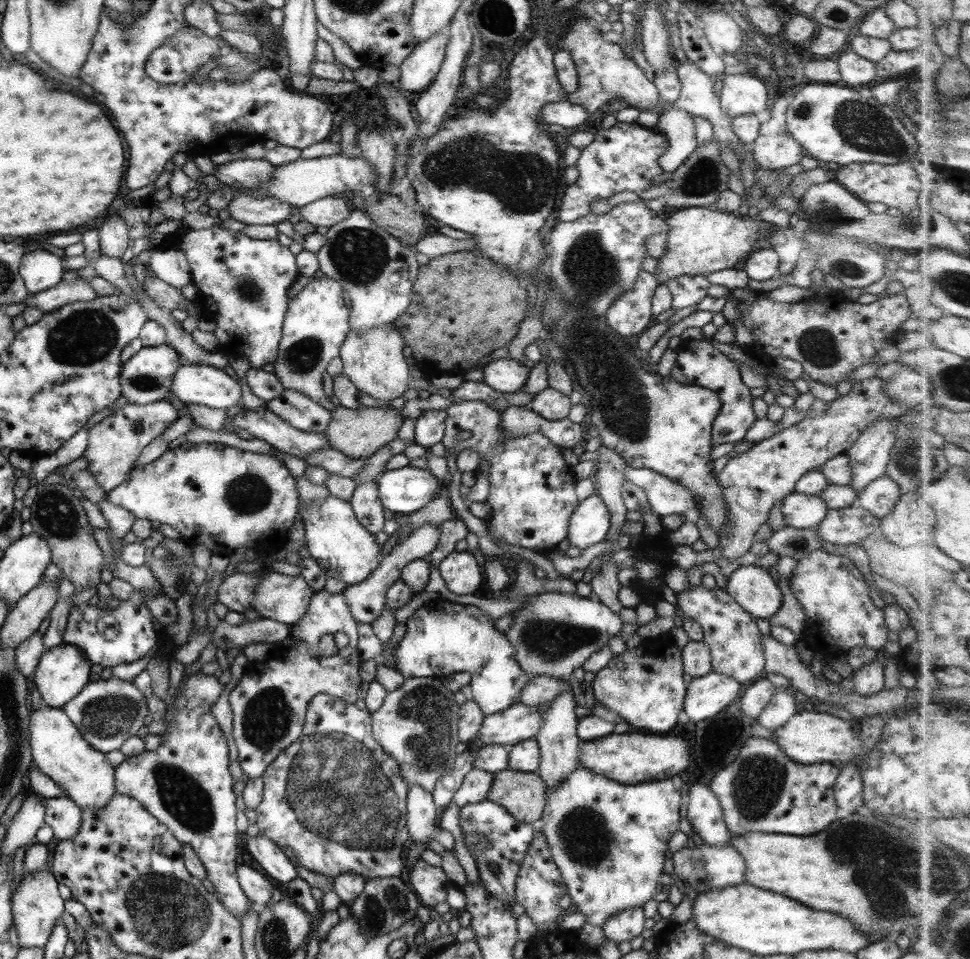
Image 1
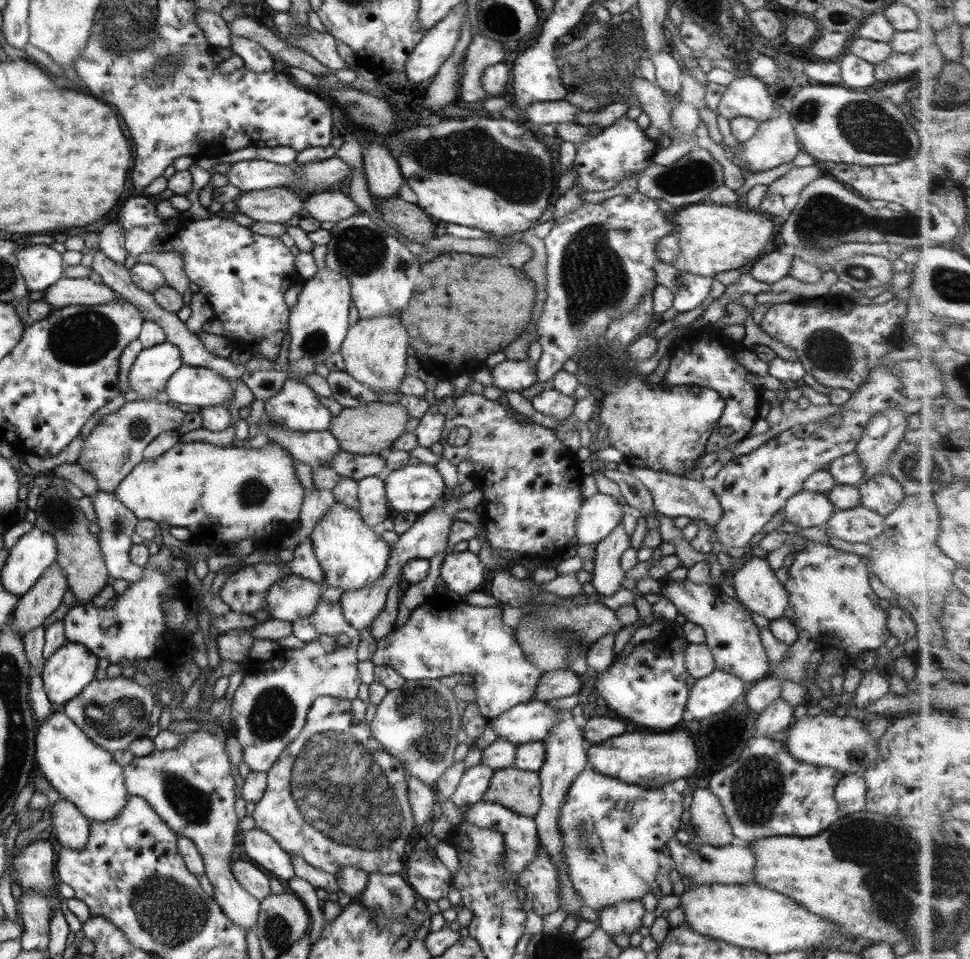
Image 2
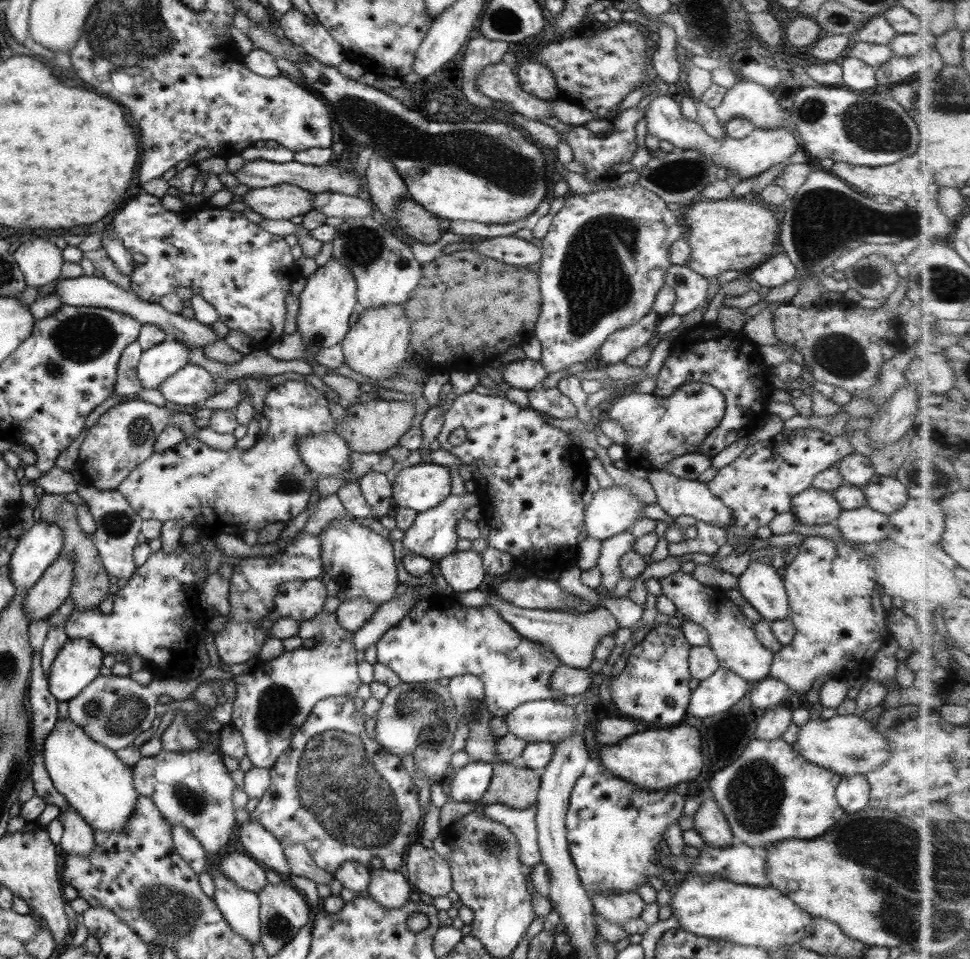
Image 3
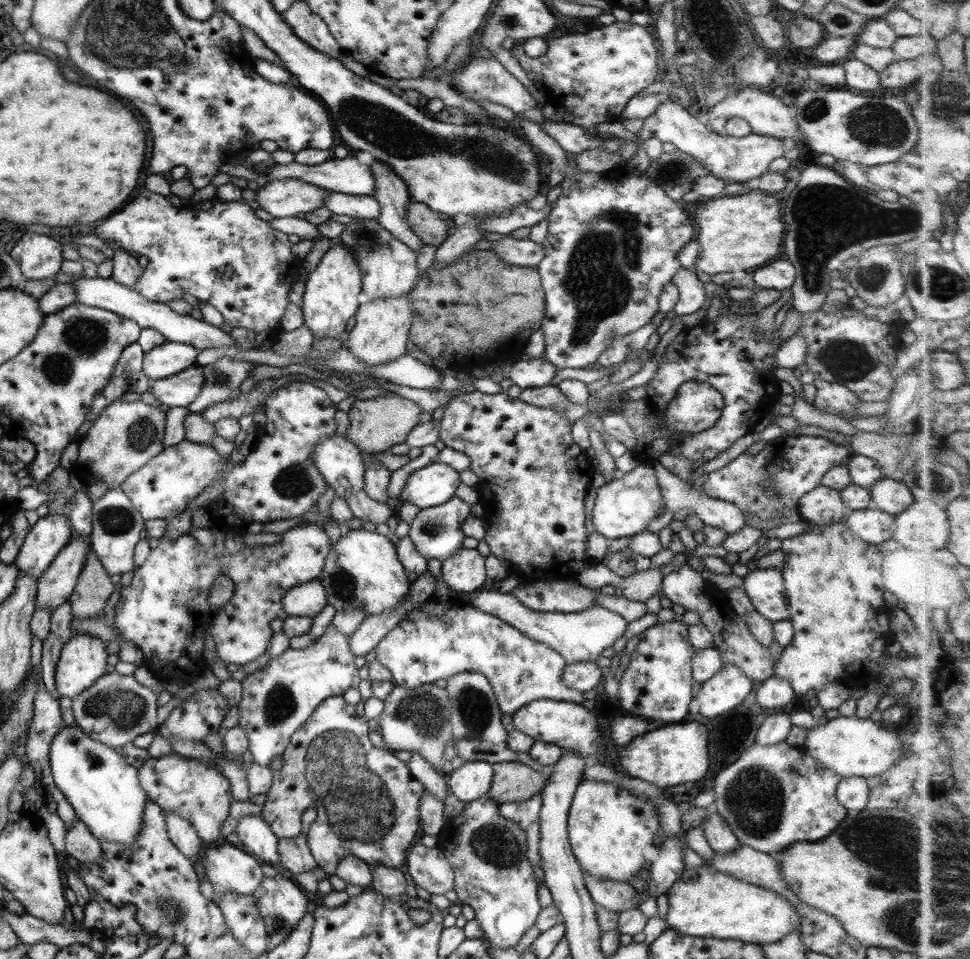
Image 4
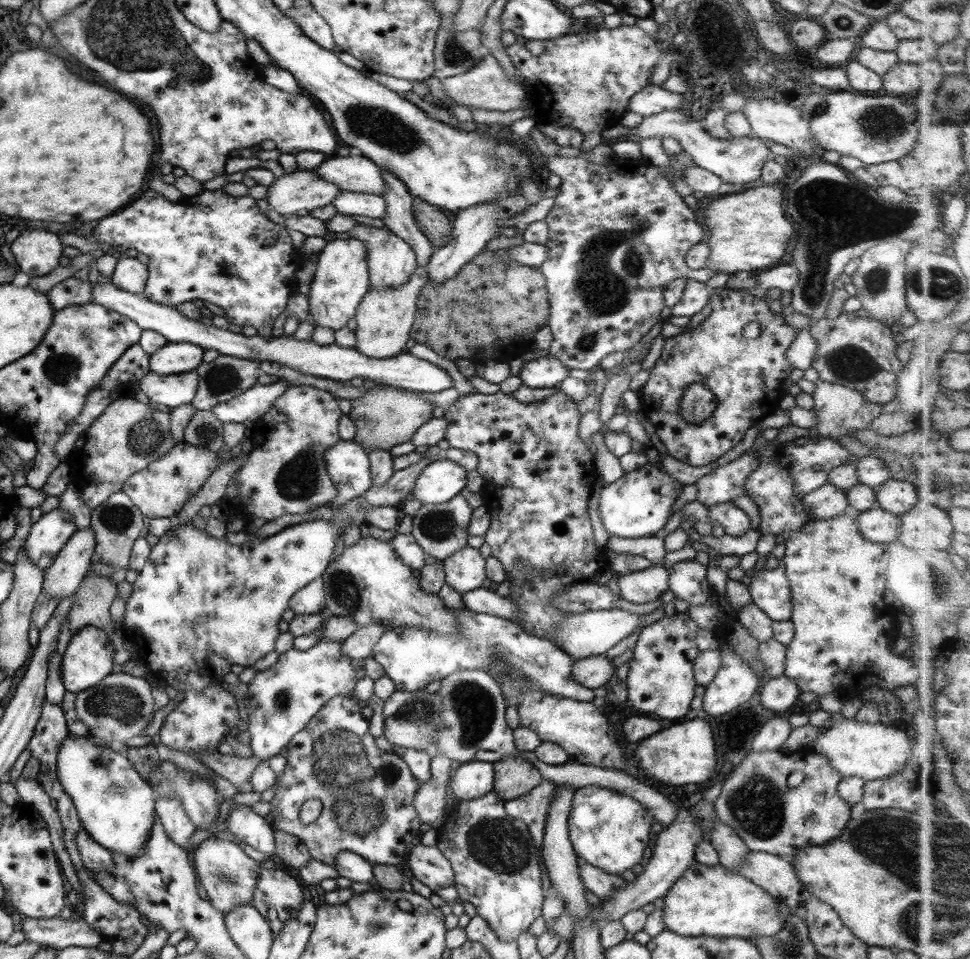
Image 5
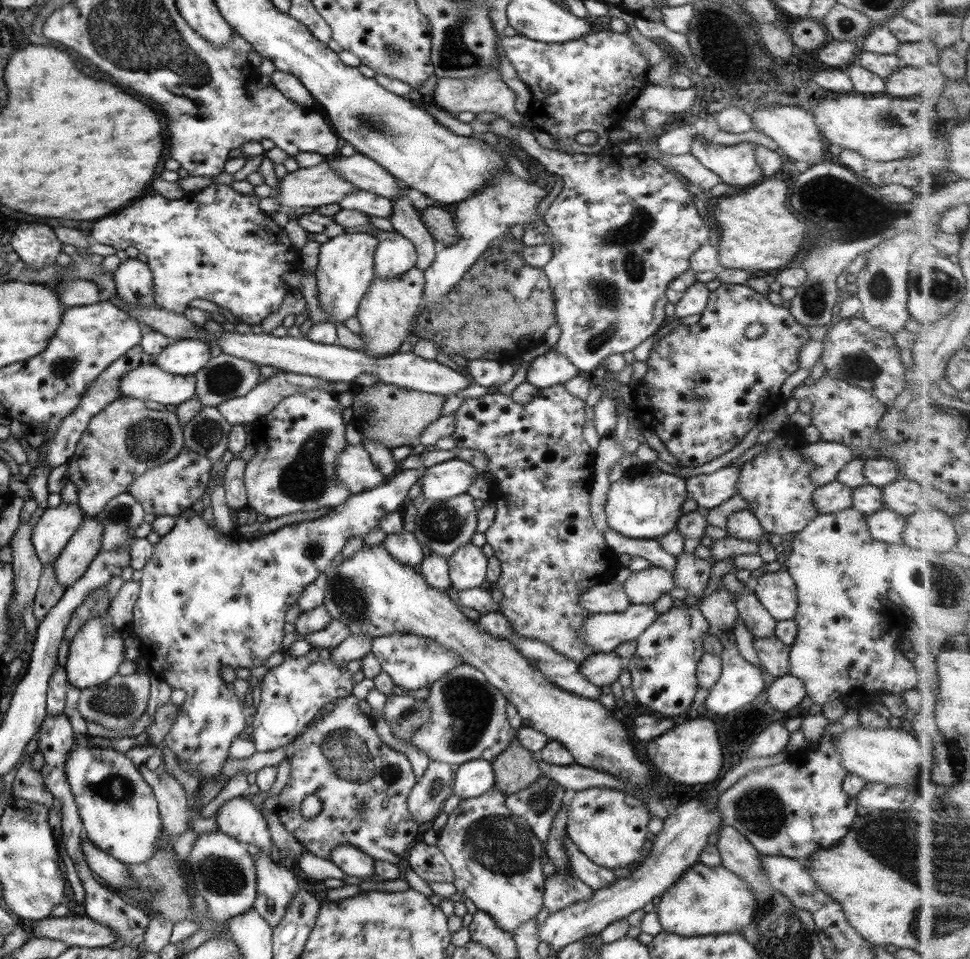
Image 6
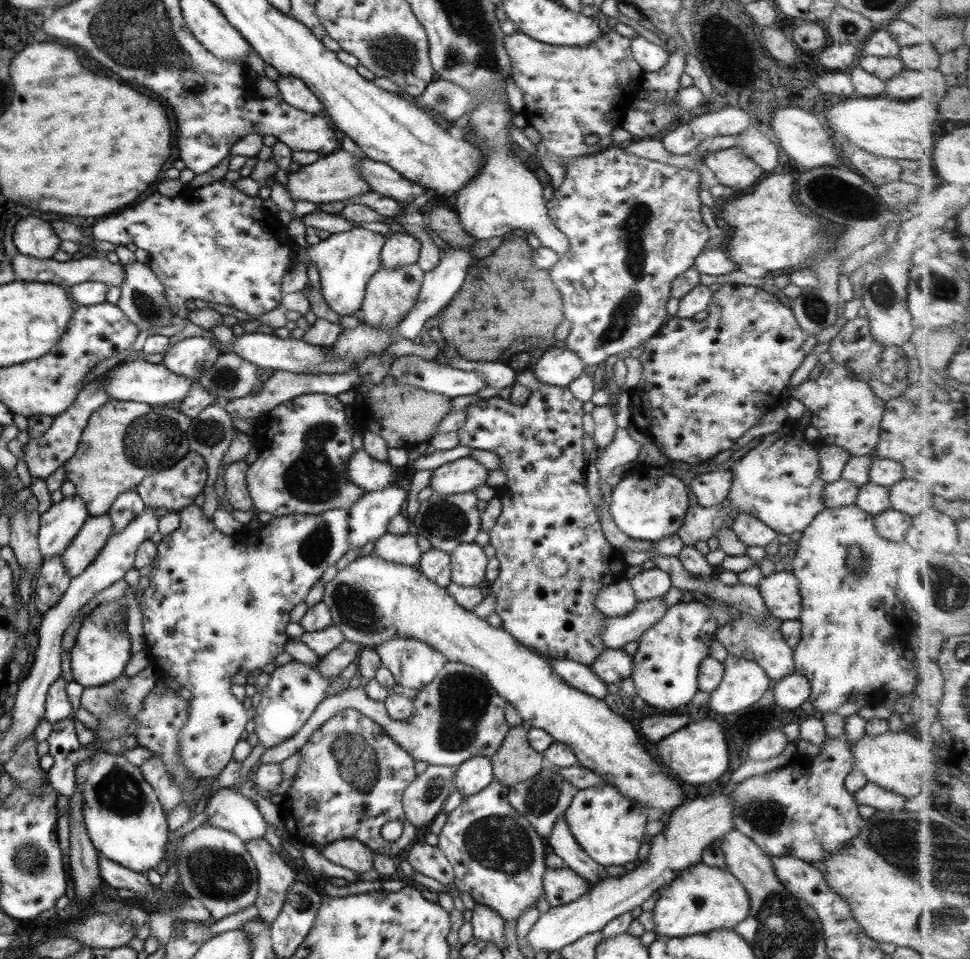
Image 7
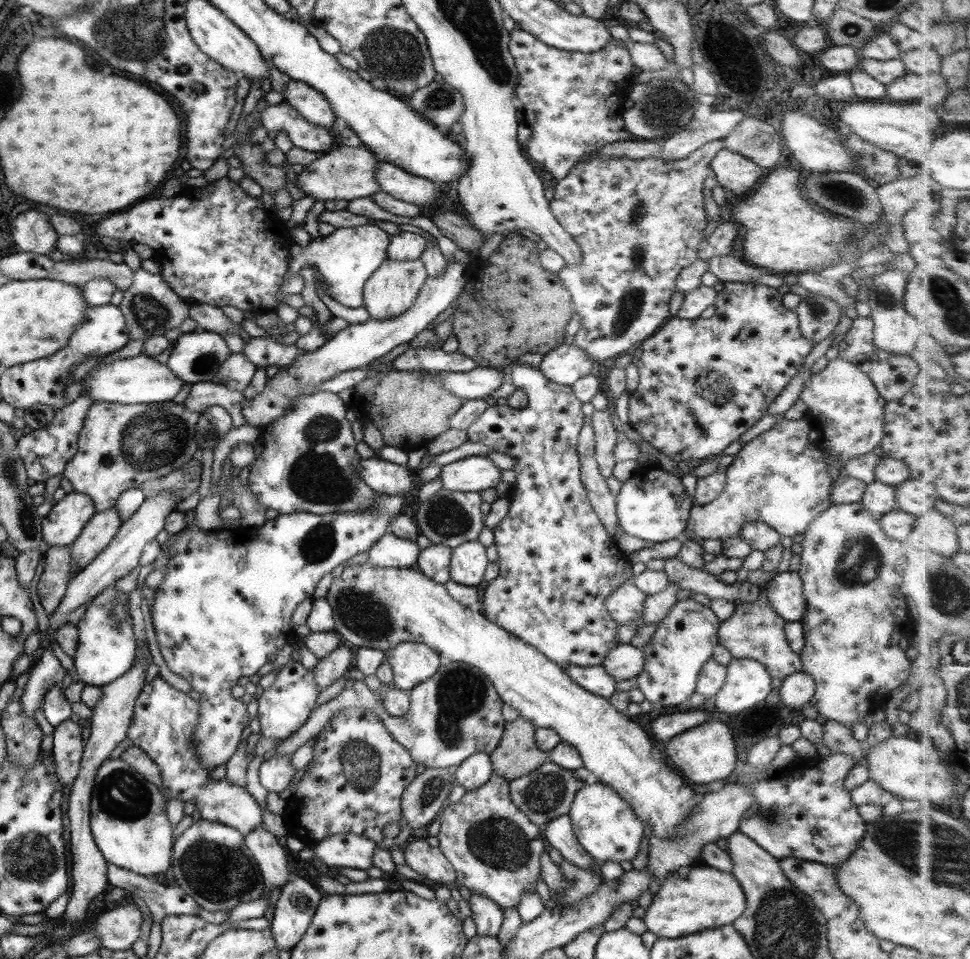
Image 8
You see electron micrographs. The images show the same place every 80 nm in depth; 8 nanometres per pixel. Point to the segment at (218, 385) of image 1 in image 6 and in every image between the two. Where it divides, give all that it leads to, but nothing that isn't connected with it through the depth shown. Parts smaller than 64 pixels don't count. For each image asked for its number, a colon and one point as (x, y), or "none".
2: (189, 385)
3: (191, 384)
4: (180, 390)
5: (170, 390)
6: (147, 382)

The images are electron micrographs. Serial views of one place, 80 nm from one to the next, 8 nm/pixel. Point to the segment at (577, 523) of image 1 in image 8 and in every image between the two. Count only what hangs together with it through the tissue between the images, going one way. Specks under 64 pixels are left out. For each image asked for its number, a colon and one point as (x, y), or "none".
2: (599, 514)
3: (613, 510)
4: (623, 507)
5: (637, 505)
6: (644, 504)
7: (648, 504)
8: (651, 504)

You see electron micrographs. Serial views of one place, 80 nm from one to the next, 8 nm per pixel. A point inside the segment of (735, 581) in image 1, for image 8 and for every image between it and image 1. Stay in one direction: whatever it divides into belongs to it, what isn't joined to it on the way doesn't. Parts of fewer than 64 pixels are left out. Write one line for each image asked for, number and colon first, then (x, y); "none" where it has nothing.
2: (755, 587)
3: (758, 584)
4: (764, 588)
5: (768, 589)
6: (775, 591)
7: (779, 590)
8: (784, 593)

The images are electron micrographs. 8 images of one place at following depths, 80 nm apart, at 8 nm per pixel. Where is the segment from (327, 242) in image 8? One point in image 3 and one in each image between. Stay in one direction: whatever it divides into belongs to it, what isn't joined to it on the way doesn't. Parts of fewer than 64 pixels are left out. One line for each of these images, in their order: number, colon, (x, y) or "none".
3: (324, 304)
4: (330, 292)
5: (340, 279)
6: (344, 271)
7: (345, 261)

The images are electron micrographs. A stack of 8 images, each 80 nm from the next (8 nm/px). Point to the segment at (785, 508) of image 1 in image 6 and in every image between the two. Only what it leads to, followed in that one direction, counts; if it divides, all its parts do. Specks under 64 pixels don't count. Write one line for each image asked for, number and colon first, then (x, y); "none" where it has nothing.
2: (804, 509)
3: (812, 506)
4: (822, 505)
5: (827, 501)
6: (832, 497)

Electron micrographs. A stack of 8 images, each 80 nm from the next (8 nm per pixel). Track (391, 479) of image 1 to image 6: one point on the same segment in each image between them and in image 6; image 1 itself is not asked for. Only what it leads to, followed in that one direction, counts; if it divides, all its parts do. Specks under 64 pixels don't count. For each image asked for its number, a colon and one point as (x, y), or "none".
2: (417, 488)
3: (418, 487)
4: (431, 485)
5: (441, 480)
6: (450, 478)

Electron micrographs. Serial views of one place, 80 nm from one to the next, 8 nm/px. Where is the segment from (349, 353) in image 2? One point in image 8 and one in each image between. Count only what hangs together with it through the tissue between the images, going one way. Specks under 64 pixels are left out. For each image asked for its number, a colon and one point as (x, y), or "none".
3: (374, 346)
4: (379, 335)
5: (384, 316)
6: (385, 313)
7: (390, 293)
8: (391, 289)

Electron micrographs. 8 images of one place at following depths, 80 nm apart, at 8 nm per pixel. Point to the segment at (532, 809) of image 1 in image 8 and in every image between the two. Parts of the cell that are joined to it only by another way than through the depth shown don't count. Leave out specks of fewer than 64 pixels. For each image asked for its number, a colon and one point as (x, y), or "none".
2: (517, 790)
3: (516, 786)
4: (511, 782)
5: (513, 776)
6: (514, 769)
7: (515, 761)
8: (516, 755)

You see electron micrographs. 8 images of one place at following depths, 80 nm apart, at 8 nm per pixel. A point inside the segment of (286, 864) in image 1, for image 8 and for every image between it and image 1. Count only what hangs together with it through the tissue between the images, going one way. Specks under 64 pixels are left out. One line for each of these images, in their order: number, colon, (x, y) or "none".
2: (262, 850)
3: (258, 844)
4: (254, 835)
5: (248, 827)
6: (239, 819)
7: (228, 810)
8: (162, 719)

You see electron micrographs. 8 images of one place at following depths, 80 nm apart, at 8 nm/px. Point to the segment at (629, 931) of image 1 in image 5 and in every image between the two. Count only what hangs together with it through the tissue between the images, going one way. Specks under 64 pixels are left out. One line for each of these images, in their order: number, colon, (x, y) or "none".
2: (622, 918)
3: (616, 908)
4: (616, 897)
5: (600, 884)

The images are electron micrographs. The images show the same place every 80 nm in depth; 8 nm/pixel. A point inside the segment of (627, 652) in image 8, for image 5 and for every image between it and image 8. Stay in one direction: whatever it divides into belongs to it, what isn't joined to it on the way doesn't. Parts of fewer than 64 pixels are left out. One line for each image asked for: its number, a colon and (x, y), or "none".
5: (591, 672)
6: (600, 669)
7: (611, 665)

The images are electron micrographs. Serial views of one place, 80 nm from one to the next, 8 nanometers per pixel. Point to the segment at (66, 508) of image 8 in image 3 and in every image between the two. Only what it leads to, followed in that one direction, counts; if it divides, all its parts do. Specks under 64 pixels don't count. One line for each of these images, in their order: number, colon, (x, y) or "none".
3: (39, 544)
4: (48, 535)
5: (47, 535)
6: (49, 535)
7: (59, 524)

